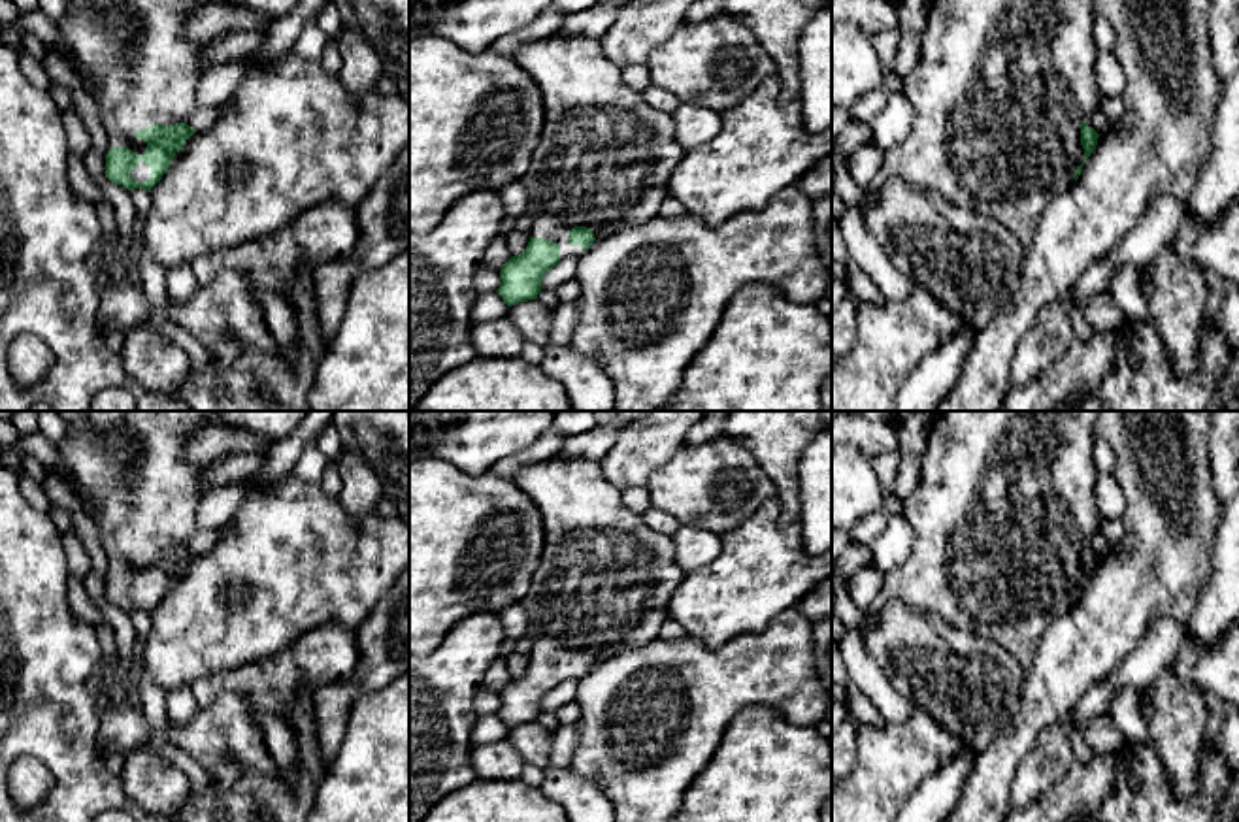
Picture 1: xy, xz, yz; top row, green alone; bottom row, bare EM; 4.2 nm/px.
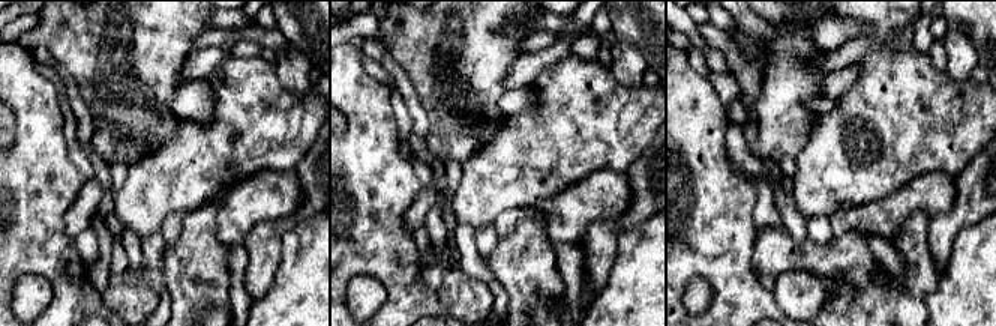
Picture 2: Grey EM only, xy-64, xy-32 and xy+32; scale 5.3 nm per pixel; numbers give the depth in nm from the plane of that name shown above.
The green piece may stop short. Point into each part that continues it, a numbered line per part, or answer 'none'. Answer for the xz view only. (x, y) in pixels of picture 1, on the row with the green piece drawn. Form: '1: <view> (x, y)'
1: xz (604, 159)

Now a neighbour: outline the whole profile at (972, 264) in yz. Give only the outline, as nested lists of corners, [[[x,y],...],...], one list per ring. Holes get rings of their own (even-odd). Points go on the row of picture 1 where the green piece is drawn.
[[[890,177],[864,215],[890,262],[977,334],[1015,296],[1024,247],[998,221]]]

